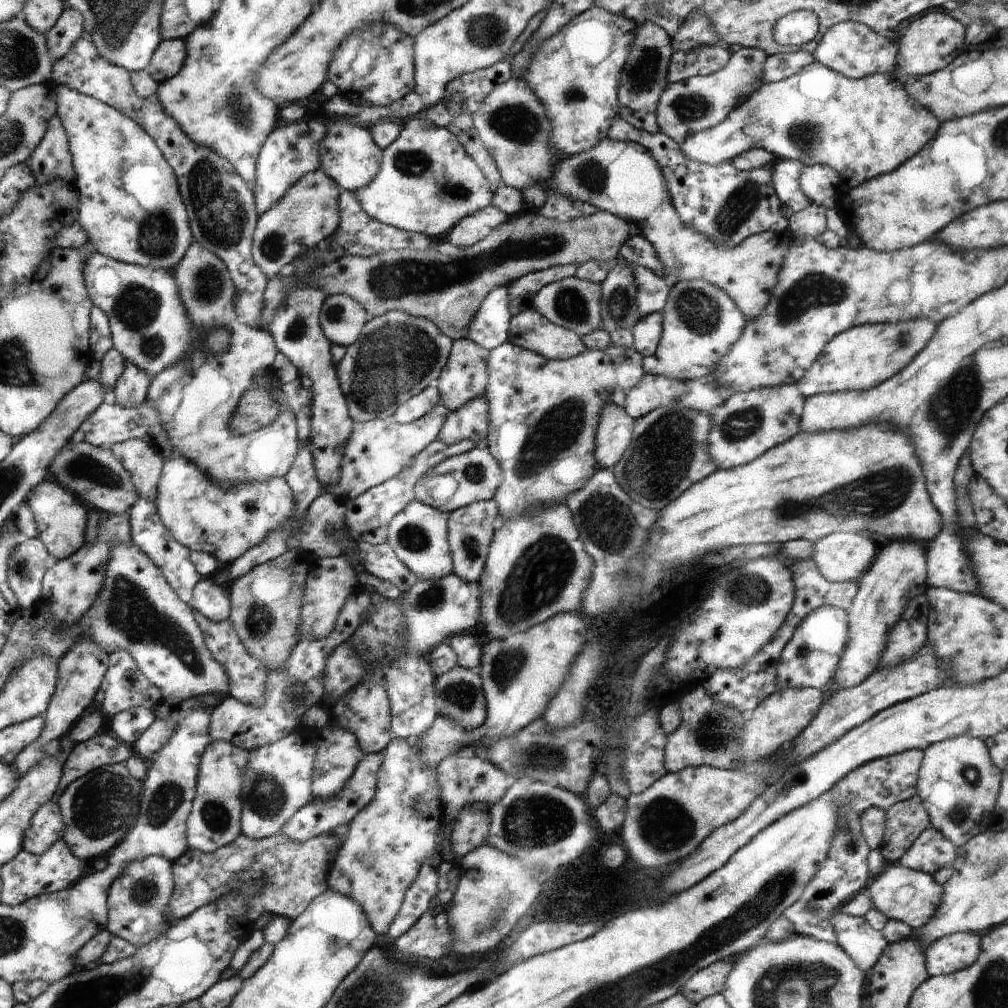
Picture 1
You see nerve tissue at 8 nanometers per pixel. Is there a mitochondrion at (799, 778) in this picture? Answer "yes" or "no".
no

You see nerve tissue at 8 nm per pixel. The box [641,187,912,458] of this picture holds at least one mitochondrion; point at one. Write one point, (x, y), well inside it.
(812, 292)

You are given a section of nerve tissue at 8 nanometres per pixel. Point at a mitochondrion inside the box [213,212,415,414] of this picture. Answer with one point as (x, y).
(272, 247)

